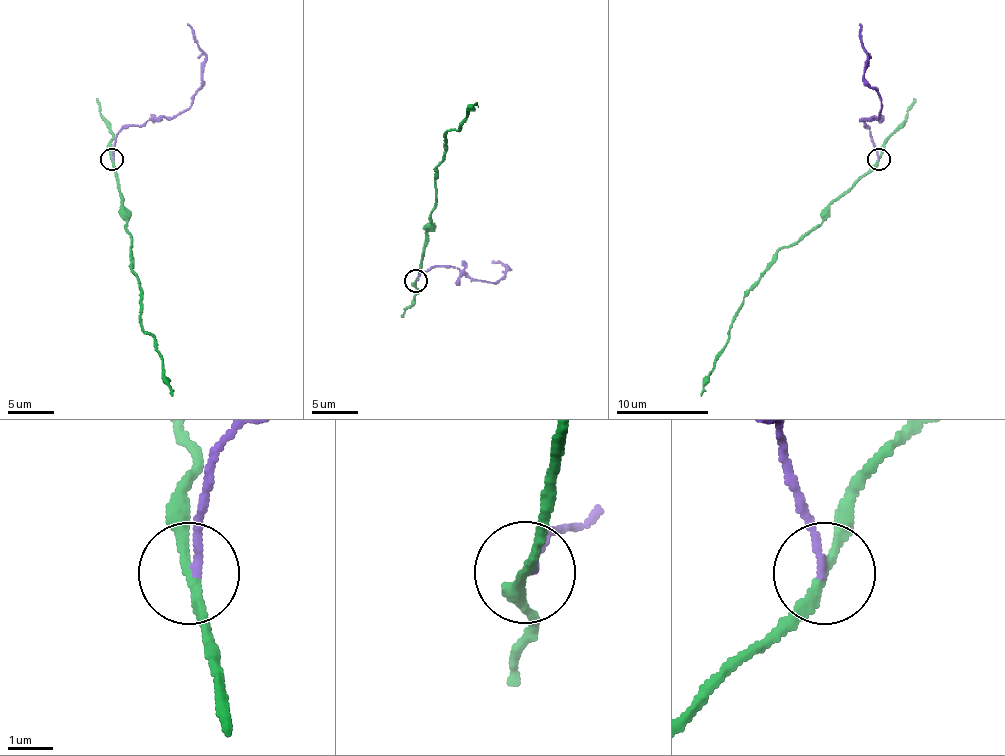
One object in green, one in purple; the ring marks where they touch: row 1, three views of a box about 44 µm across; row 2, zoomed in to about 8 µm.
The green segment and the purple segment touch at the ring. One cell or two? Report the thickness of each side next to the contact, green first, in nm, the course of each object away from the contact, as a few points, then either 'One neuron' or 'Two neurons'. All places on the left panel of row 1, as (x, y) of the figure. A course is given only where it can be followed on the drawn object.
Thickness 200 nm (green) against 160 nm. Course of green: (112, 160), (121, 217), (126, 224), (130, 270), (137, 279), (139, 320), (162, 357), (162, 373), (172, 396). Course of purple: (112, 160), (116, 137), (128, 125), (167, 118), (190, 107), (206, 54), (188, 24). Two neurons

